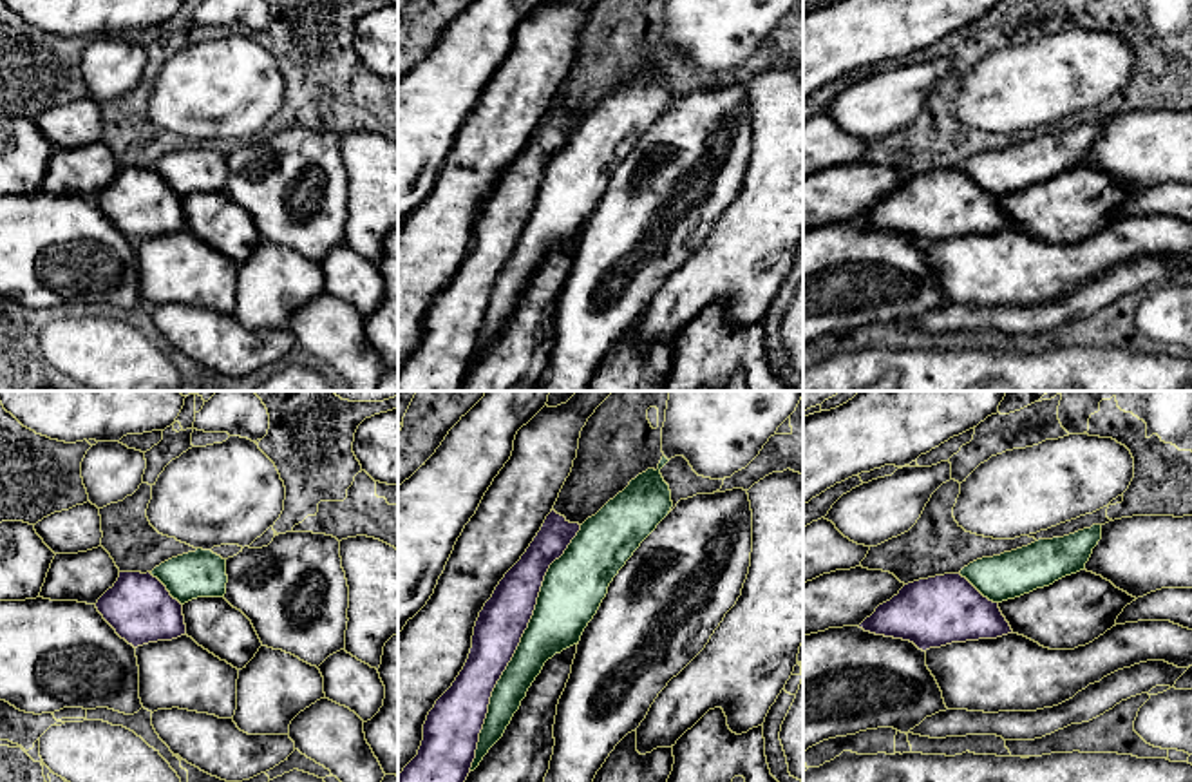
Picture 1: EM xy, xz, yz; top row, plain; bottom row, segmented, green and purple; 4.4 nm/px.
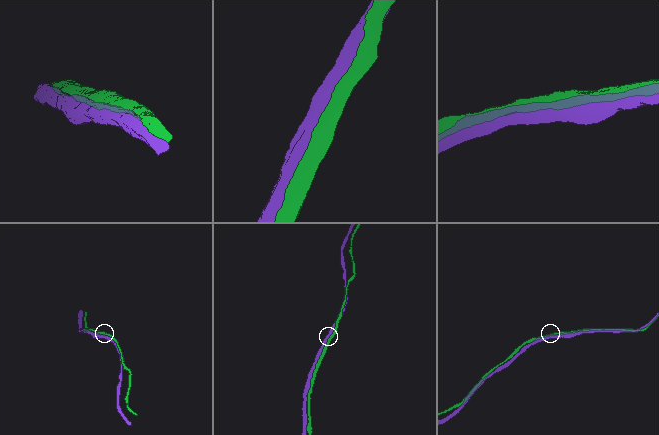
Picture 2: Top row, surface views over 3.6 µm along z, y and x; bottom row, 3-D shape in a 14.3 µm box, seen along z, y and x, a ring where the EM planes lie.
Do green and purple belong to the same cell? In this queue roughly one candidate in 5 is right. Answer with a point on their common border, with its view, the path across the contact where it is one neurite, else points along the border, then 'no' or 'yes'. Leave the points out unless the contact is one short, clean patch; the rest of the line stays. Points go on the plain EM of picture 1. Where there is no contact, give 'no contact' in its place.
meets green in xz at (518, 243); no

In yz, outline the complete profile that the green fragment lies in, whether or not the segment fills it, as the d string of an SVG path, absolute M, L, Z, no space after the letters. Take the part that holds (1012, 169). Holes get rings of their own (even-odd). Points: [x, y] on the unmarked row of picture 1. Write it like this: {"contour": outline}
{"contour": "M1102 119L1027 141L982 152L960 165L984 192L993 197L1020 192L1036 183L1085 163L1093 143L1102 134Z"}

